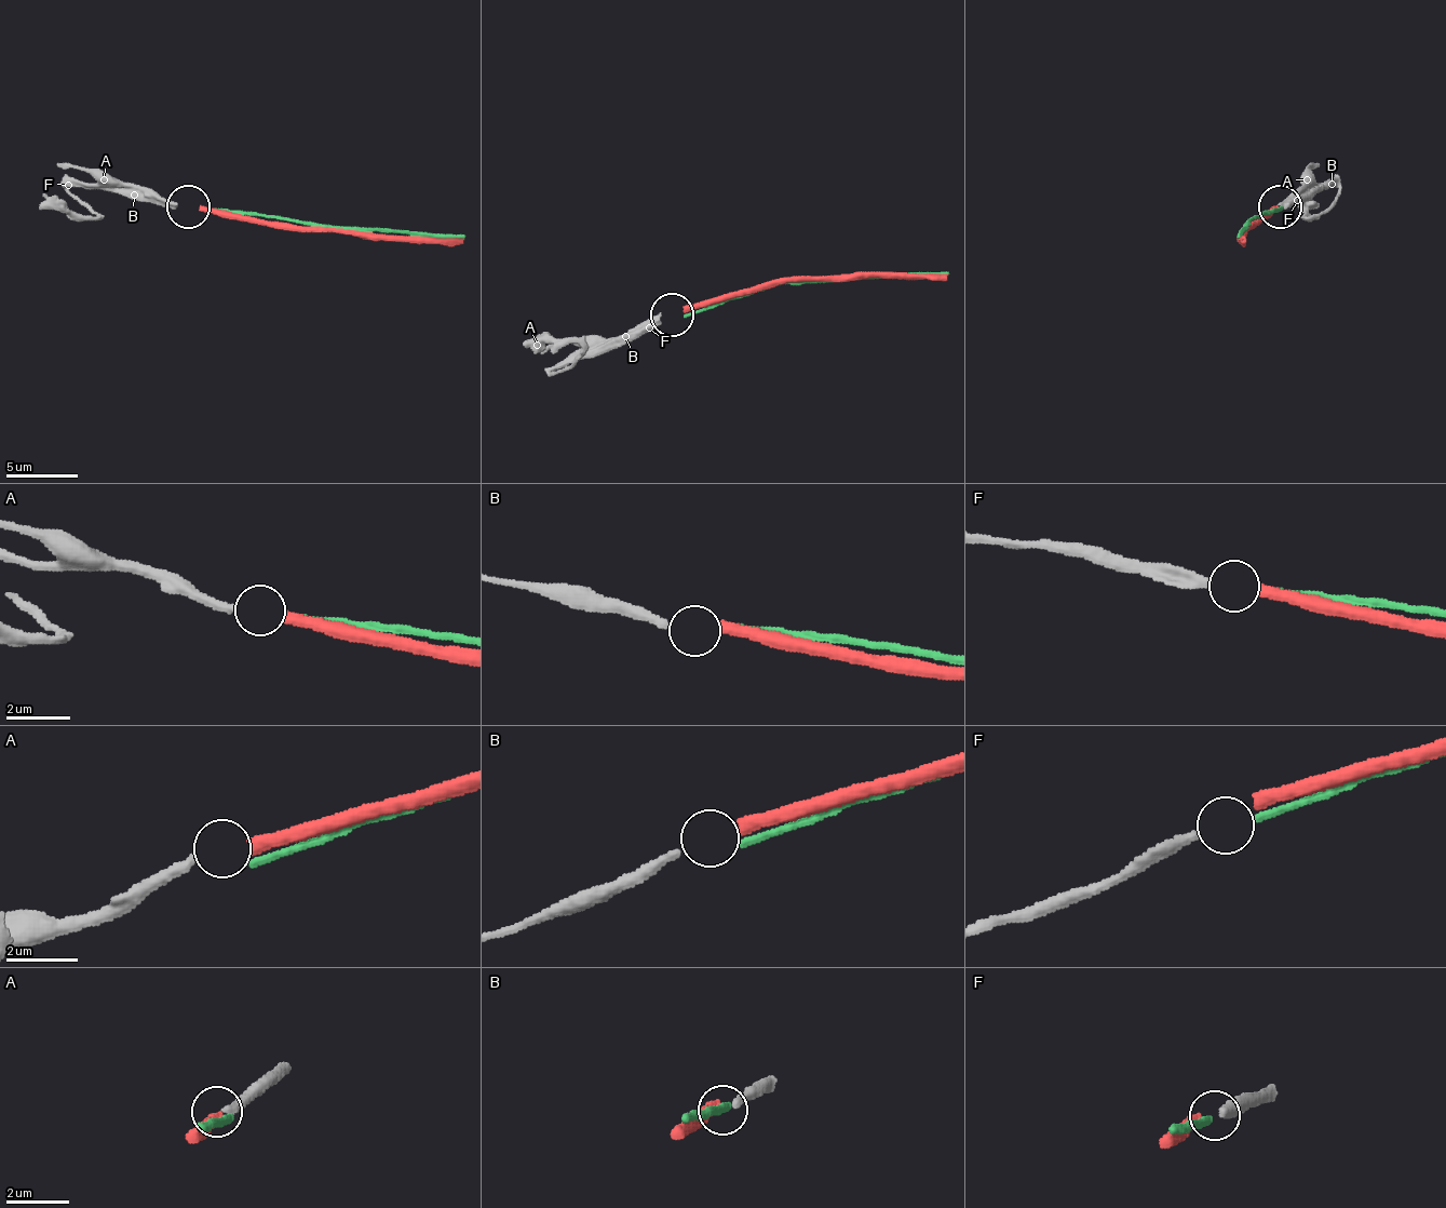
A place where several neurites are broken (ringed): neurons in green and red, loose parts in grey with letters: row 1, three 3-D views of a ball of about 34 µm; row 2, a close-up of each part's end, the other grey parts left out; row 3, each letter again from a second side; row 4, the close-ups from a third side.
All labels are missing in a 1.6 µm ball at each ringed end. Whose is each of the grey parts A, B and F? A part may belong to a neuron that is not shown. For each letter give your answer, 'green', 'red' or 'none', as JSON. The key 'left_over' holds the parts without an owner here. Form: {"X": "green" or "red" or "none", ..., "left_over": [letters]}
{"A": "red", "B": "none", "F": "green", "left_over": ["B"]}

